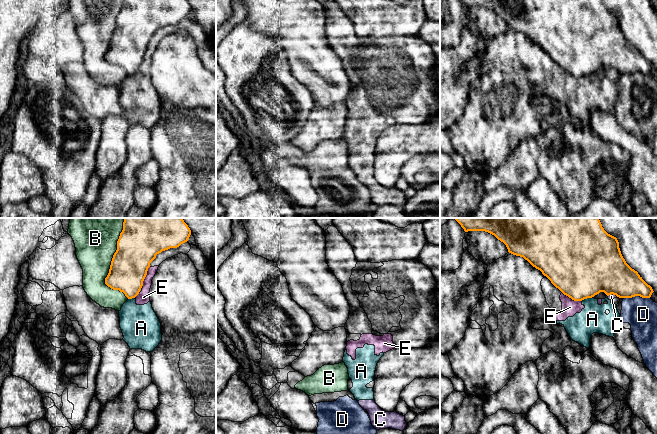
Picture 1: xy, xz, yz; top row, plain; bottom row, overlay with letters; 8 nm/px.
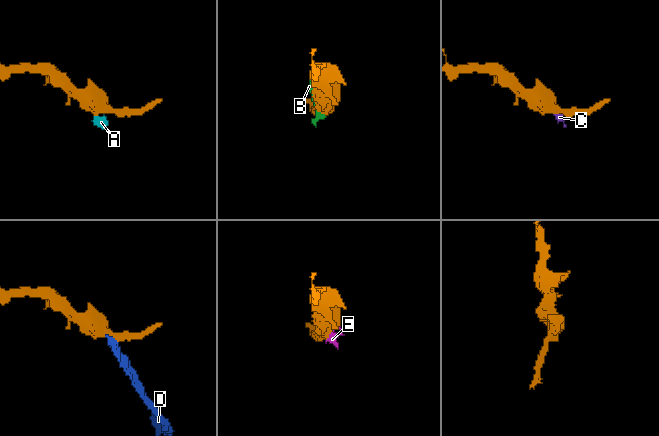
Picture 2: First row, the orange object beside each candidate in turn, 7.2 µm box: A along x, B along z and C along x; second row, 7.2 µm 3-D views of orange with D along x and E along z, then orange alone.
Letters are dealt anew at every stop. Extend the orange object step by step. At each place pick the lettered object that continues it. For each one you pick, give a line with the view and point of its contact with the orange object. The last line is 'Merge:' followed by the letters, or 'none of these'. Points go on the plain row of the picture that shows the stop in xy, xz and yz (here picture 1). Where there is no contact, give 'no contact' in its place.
Merge: none of these

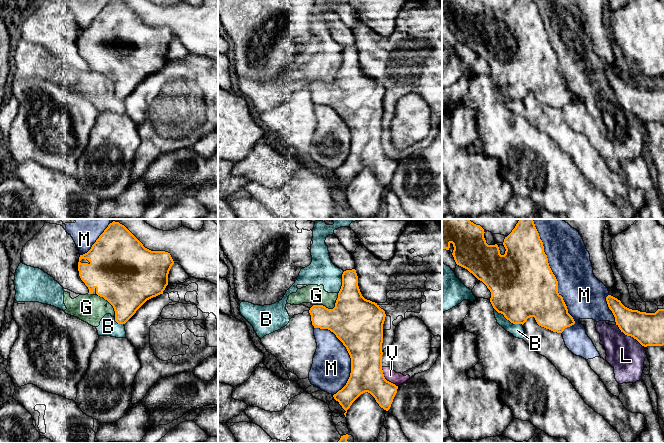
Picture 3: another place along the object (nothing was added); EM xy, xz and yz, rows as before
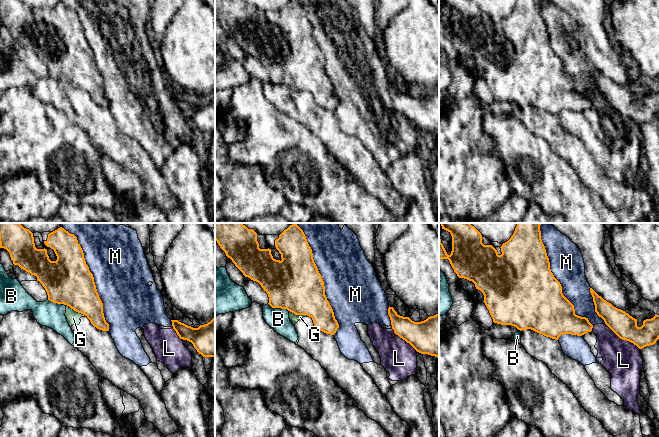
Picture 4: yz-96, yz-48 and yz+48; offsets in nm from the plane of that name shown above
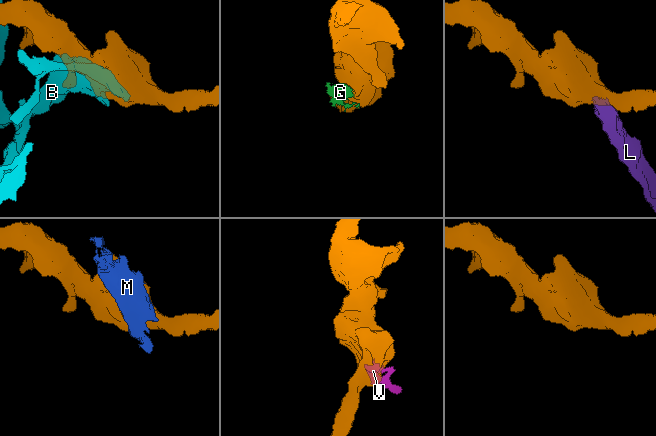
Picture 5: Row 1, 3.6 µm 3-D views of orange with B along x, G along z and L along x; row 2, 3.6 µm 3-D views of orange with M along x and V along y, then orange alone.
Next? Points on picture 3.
Merge: none of these

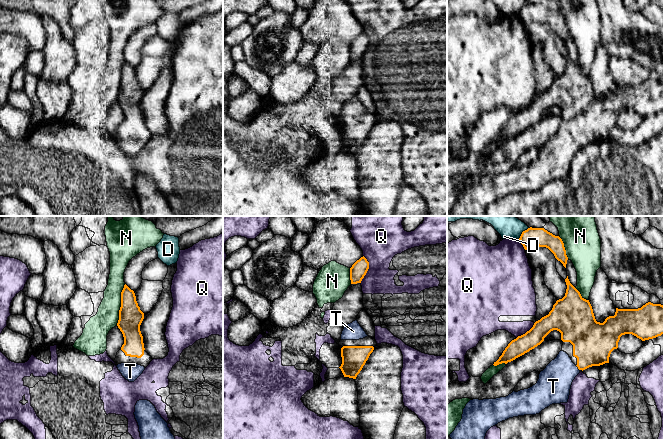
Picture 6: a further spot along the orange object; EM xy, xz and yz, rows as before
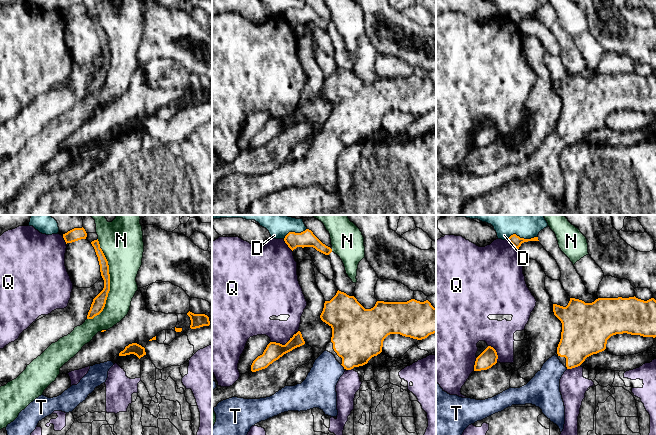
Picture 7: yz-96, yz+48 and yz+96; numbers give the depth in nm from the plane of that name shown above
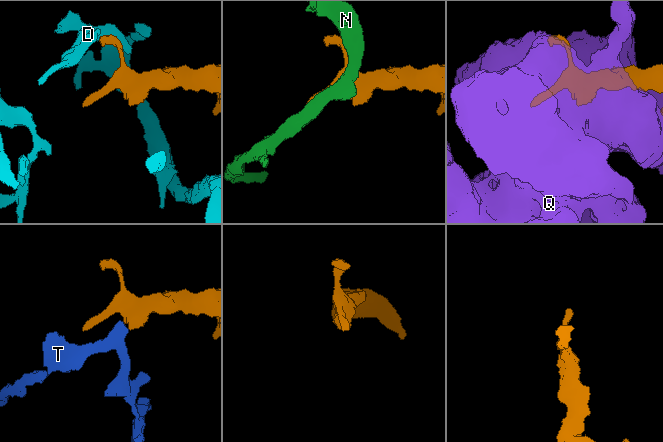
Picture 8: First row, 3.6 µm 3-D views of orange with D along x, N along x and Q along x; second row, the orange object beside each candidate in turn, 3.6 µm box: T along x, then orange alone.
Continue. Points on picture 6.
T: meets orange in yz at (578, 144)
Merge: T

